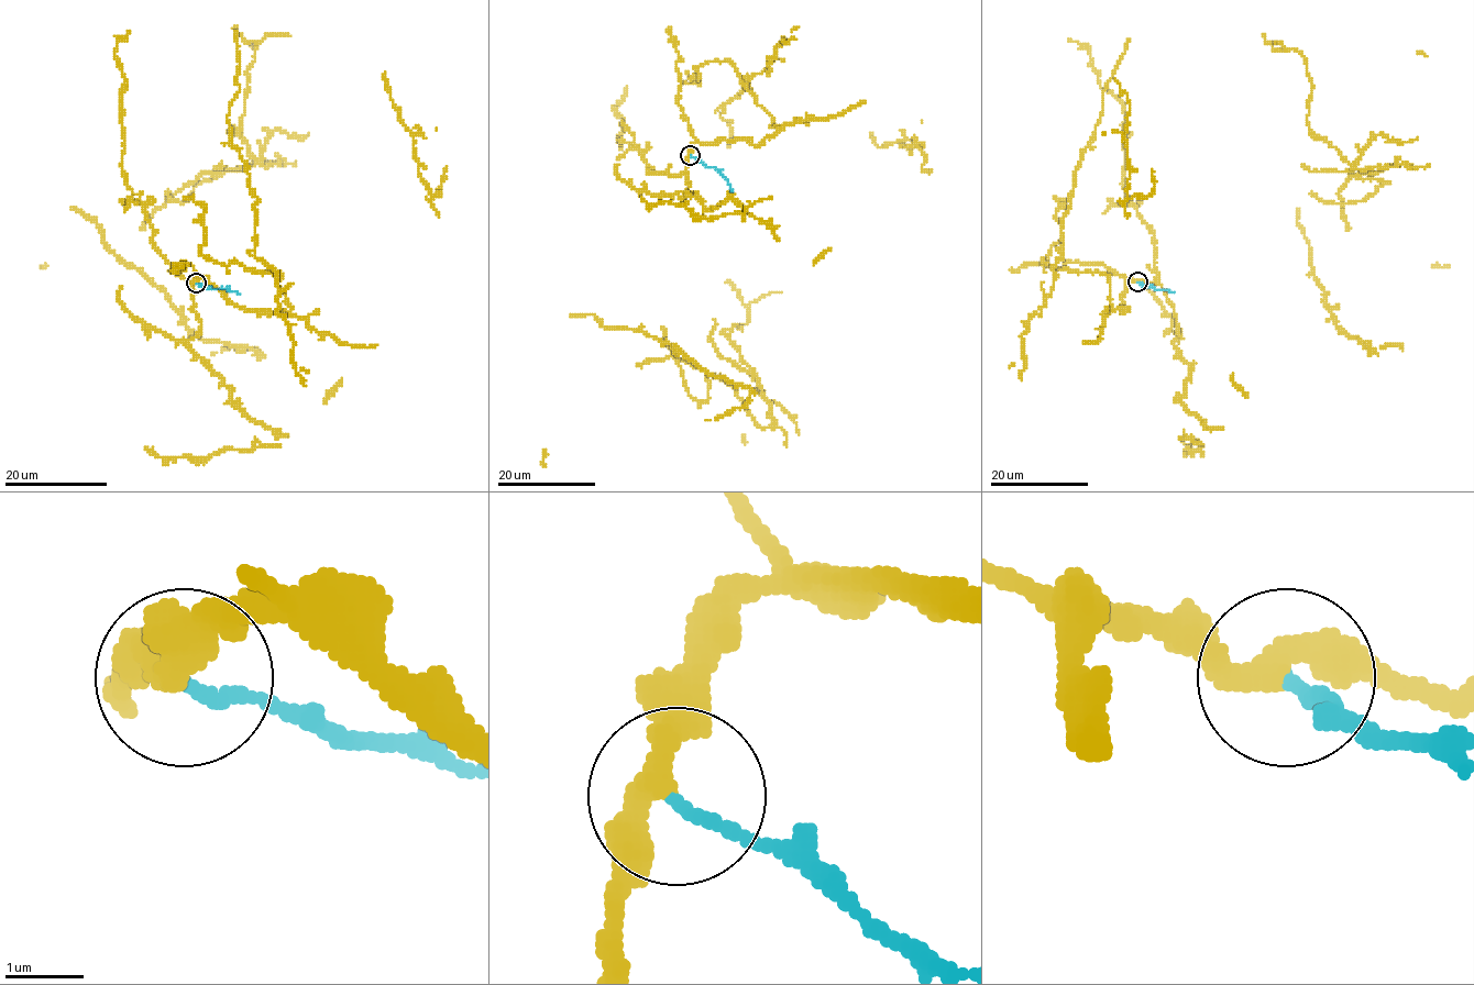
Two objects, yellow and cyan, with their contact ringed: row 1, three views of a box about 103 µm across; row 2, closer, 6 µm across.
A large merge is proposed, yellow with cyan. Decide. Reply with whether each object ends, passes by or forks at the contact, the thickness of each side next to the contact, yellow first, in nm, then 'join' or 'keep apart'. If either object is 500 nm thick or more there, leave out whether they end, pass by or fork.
yellow passes by; cyan ends; calibres 320 and 160 nm; keep apart

